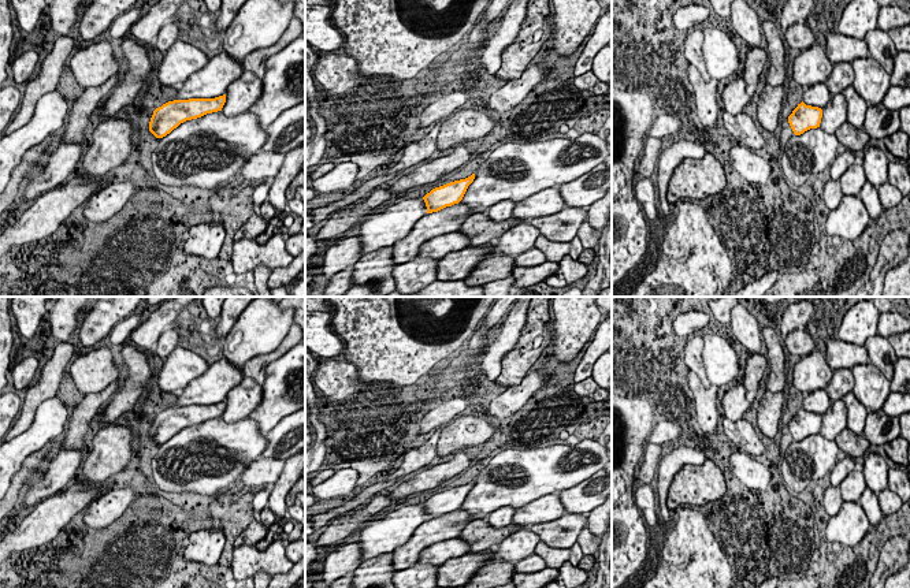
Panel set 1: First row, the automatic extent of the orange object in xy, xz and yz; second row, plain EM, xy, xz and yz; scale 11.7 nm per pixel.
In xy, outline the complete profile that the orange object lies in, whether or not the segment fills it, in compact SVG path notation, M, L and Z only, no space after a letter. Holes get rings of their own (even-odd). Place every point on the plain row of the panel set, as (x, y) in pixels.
M226 401L215 405L168 407L153 417L149 428L149 438L156 444L163 444L186 427L222 417L224 409Z

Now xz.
M475 480L465 485L454 487L432 495L423 503L427 513L427 520L438 518L446 513L458 510L473 485Z

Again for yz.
M803 407L788 423L788 429L795 442L801 442L810 435L820 433L822 416L806 412Z

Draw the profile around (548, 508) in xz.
M553 492L516 509L512 524L525 528L535 524L556 521L565 513L567 511L560 500L560 492Z

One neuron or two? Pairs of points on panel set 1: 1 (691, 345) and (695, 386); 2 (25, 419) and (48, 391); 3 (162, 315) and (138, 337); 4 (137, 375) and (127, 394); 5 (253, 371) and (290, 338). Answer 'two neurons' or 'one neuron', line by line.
1: two neurons
2: one neuron
3: one neuron
4: one neuron
5: one neuron

